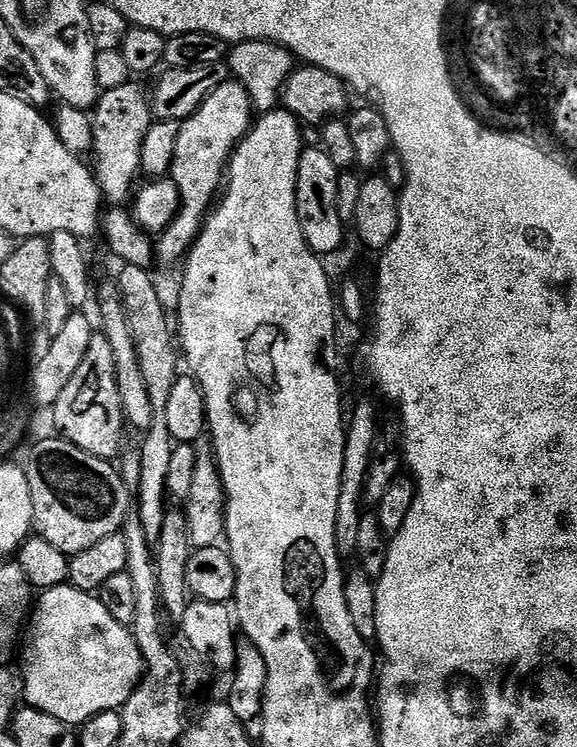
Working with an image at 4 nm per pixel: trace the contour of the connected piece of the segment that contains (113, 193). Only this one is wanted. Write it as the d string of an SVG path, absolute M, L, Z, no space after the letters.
M129 82L122 86L114 86L114 90L103 90L99 93L92 118L92 151L91 159L96 159L94 163L94 175L97 183L100 184L100 191L103 199L124 200L133 191L132 183L136 176L141 175L140 163L142 162L142 142L154 123L152 114L152 101L147 91L143 92L135 82Z

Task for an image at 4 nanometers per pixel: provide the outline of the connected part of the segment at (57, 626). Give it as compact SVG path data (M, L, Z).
M65 582L39 593L26 632L22 640L24 665L18 671L23 703L58 718L66 725L82 726L102 712L115 712L123 708L144 674L144 659L132 638L129 625L114 622L110 610L102 606L99 595L73 588L71 583Z

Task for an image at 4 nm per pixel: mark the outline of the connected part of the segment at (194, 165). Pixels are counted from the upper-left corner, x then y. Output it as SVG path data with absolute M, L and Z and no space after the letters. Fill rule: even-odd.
M231 78L212 91L190 118L181 121L169 172L170 178L178 186L180 212L167 230L157 237L154 254L158 262L160 260L170 266L176 262L178 264L187 255L221 189L228 161L253 123L252 100L245 88Z

